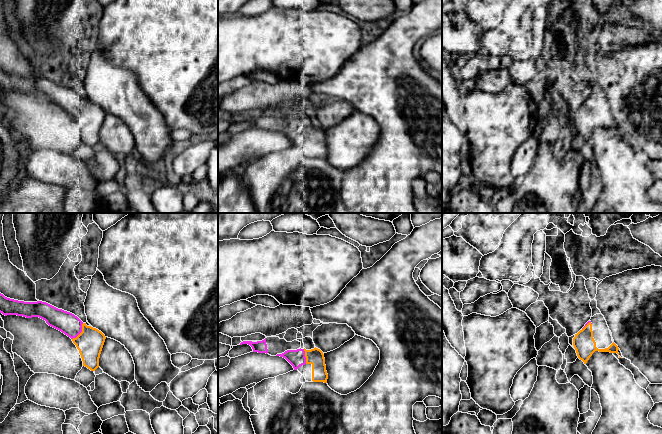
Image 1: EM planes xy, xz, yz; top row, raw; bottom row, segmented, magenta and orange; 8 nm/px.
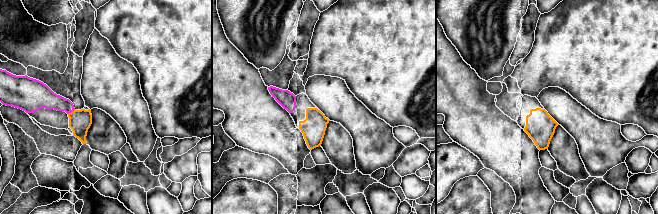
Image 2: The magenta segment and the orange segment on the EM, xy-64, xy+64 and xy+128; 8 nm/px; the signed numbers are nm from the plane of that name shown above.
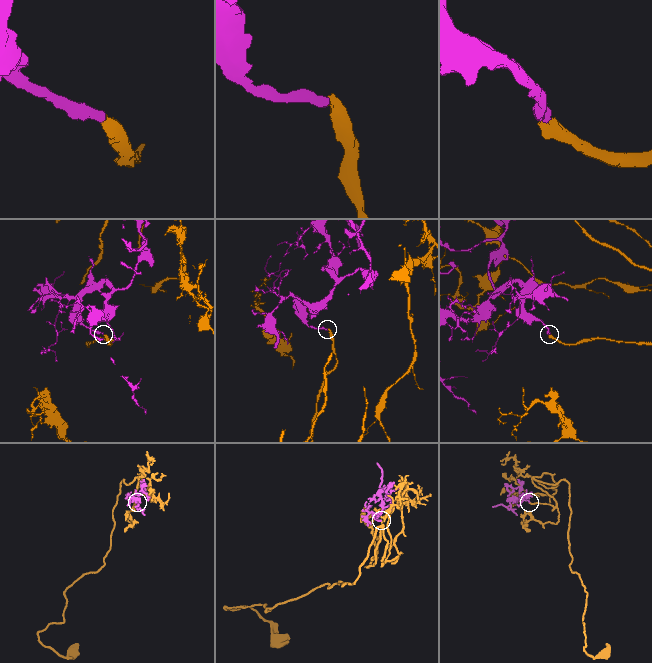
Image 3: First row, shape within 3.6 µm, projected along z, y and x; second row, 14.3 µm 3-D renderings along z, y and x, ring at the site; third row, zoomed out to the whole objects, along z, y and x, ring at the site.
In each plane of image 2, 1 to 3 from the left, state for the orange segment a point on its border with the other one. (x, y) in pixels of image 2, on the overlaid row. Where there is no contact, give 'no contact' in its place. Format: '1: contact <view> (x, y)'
1: contact xy-64 (71, 111)
2: no contact
3: no contact

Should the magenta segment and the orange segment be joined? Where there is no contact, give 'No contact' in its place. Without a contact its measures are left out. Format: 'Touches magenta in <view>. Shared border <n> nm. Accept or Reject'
Touches magenta in xy. Shared border 160 nm. Accept

